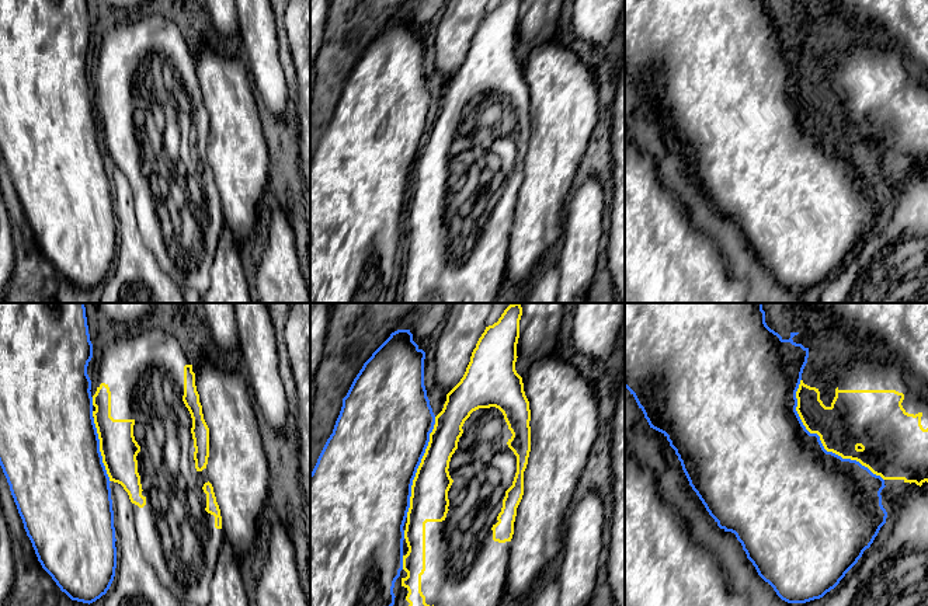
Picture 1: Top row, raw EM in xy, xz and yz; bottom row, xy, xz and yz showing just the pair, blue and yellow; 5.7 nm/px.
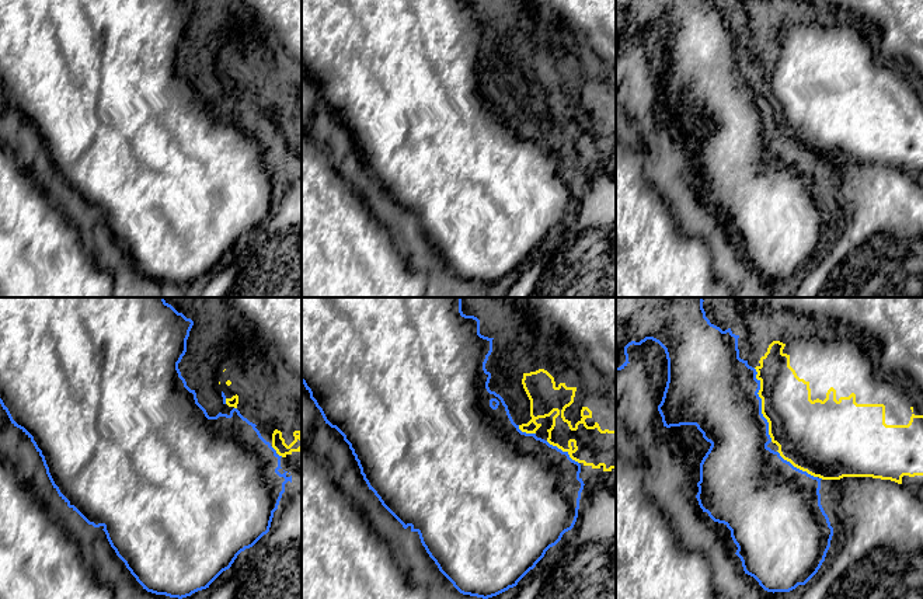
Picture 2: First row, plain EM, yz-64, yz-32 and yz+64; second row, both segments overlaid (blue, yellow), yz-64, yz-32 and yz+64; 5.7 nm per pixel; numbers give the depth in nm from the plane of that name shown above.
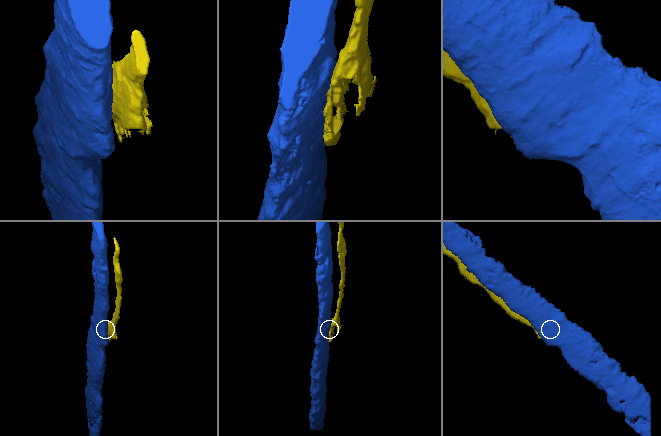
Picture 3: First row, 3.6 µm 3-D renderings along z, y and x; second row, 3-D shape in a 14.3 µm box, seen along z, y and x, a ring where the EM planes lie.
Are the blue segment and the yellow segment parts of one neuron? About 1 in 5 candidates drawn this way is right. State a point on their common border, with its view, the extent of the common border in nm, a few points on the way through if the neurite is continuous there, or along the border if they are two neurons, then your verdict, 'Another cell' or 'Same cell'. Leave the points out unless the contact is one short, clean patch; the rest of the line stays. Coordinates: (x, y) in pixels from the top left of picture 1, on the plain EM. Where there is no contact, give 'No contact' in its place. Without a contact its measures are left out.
Touches blue at yz (820, 126). Shared border 750 nm. Another cell

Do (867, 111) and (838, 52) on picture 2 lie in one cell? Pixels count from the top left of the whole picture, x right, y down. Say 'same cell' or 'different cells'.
same cell

